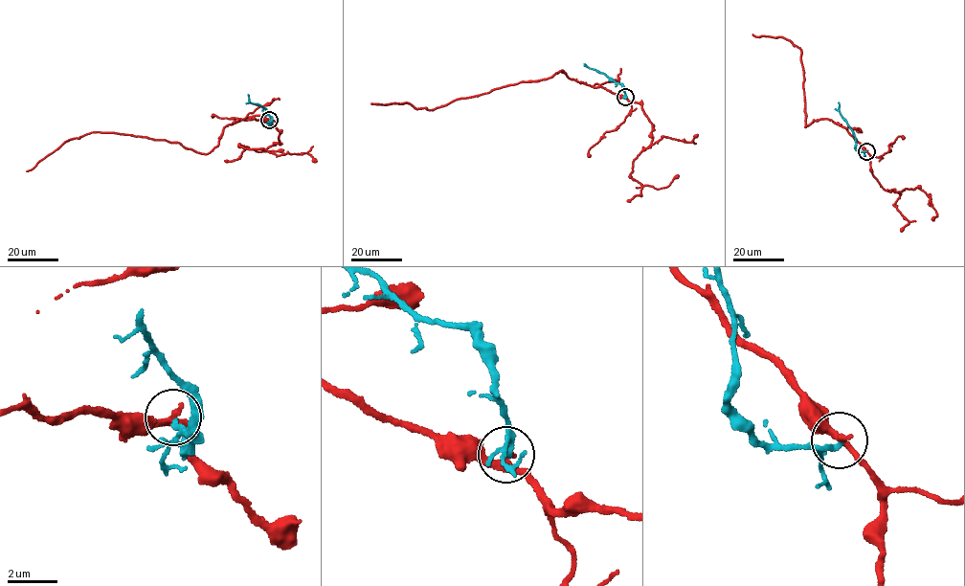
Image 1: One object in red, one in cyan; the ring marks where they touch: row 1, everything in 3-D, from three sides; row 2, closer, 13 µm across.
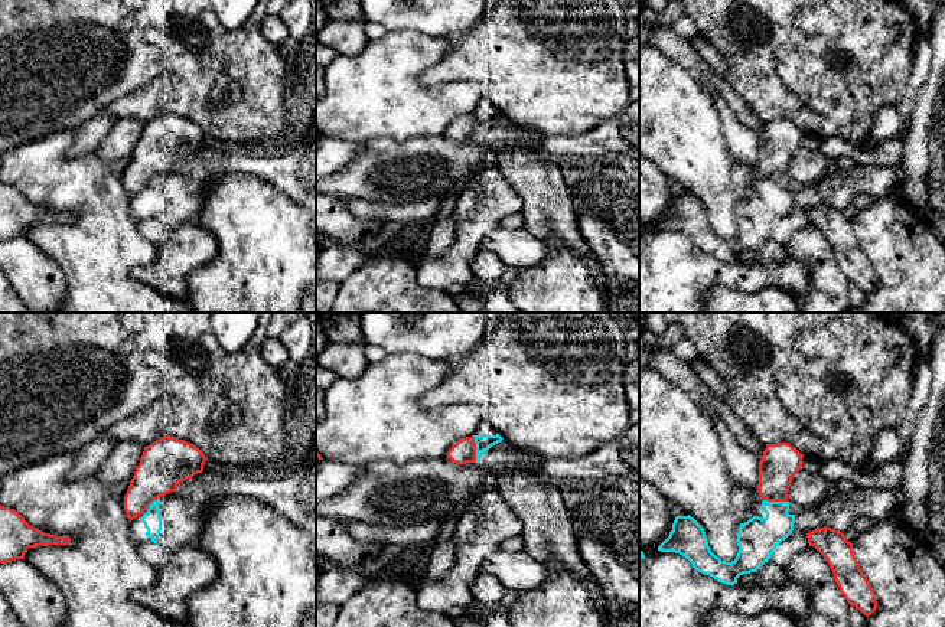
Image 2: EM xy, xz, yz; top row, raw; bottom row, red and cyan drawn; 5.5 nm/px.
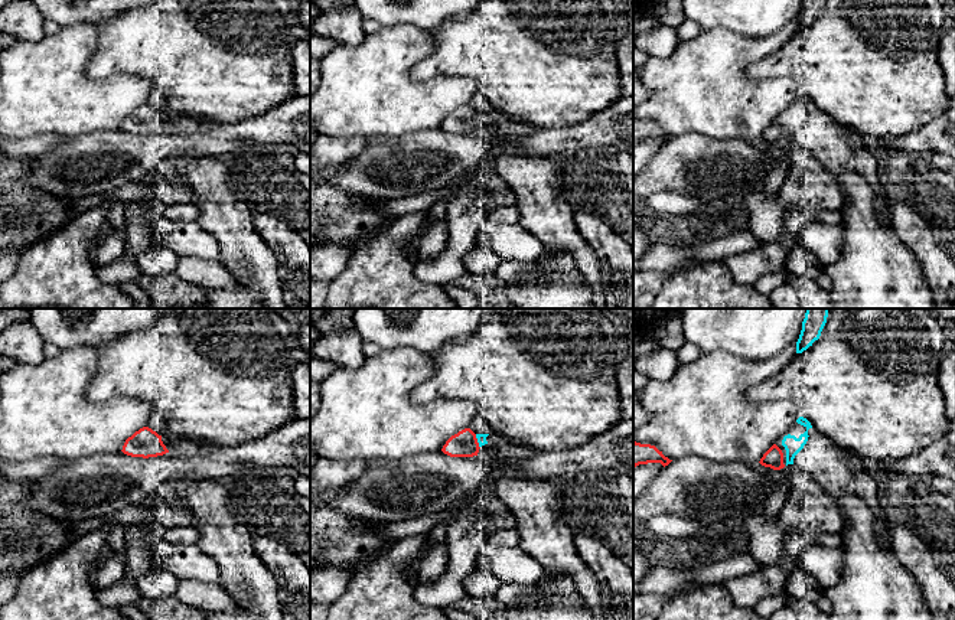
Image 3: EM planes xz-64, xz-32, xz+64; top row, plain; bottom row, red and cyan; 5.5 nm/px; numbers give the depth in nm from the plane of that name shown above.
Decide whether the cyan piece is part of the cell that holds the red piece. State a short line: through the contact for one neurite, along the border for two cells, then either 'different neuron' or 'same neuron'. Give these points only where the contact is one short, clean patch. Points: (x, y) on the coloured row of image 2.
different neuron

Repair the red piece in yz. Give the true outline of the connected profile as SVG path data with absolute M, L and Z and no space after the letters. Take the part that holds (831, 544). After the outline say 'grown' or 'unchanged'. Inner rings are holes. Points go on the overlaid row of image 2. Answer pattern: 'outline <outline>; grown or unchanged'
outline M818 528L806 533L809 546L814 546L828 562L840 592L850 605L866 617L877 608L873 587L864 577L853 552L853 543L843 532L831 528Z; unchanged

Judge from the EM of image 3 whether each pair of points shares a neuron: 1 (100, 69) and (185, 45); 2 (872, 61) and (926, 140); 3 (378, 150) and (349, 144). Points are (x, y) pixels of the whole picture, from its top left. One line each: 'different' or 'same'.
1: same
2: different
3: different

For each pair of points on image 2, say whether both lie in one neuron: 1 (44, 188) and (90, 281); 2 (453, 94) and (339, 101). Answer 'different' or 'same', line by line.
1: same
2: same

